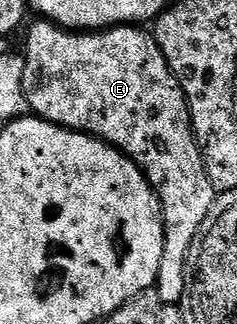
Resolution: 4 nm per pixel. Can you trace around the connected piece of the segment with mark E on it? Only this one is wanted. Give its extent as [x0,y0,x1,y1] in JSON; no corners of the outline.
[22,19,216,306]

